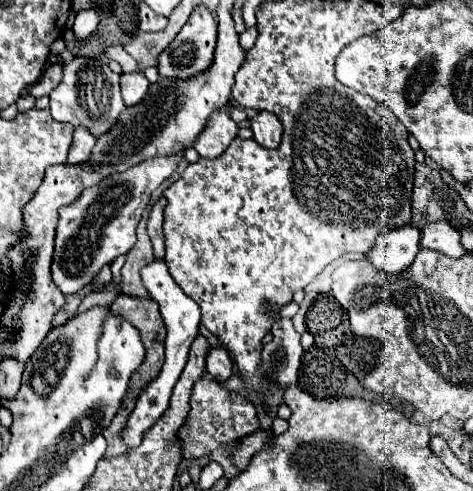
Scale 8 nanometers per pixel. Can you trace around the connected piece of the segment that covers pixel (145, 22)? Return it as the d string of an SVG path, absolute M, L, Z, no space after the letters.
M145 2L139 4L139 29L145 32L159 32L167 26L167 18L155 14Z

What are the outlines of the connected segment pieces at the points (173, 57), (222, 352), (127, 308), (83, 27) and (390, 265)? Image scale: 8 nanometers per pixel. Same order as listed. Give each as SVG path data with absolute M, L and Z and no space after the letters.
M199 4L191 12L191 16L185 22L185 26L181 28L181 32L175 36L175 40L159 56L159 74L165 78L187 78L187 76L203 72L205 68L209 68L209 64L213 60L215 42L217 42L217 20L207 10L207 6Z
M211 348L205 356L205 368L213 380L223 384L233 374L233 360L225 348Z
M119 294L115 298L115 302L109 306L109 310L117 316L123 316L127 318L135 328L139 328L139 336L141 336L141 342L145 346L145 360L143 364L133 372L131 380L129 380L129 390L127 390L127 396L125 400L137 400L139 394L155 380L155 376L159 376L161 372L161 366L163 366L163 360L165 360L165 336L167 336L167 328L165 328L165 322L163 322L163 316L157 308L157 304L149 298L137 298L137 296L127 296L127 294Z
M81 10L77 12L72 30L75 32L77 40L85 40L91 32L94 32L99 23L99 18L95 14L95 10Z
M405 224L391 232L382 232L377 238L377 244L369 252L369 260L375 264L375 268L387 274L403 272L403 268L415 260L419 242L421 232L411 224Z

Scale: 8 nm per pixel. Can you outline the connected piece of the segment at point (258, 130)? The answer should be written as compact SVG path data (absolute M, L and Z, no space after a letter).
M267 110L257 112L257 116L251 118L251 130L253 130L253 138L265 148L277 148L281 142L283 126L273 112Z

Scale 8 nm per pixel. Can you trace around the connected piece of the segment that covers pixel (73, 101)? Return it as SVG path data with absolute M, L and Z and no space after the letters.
M77 56L63 66L63 80L51 92L51 116L57 122L69 122L73 126L87 126L95 136L101 136L115 124L125 102L119 90L119 74L115 74L103 60Z

